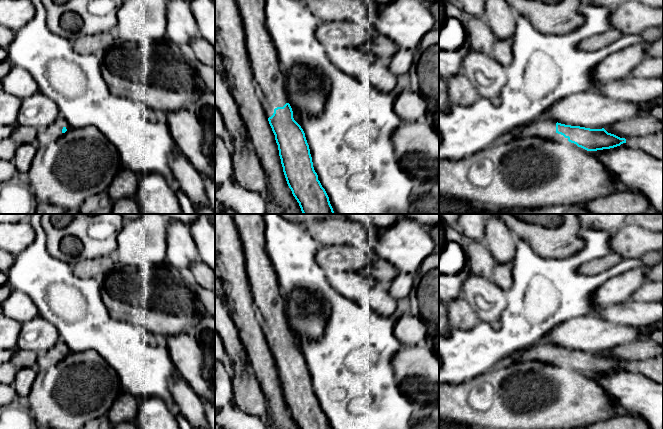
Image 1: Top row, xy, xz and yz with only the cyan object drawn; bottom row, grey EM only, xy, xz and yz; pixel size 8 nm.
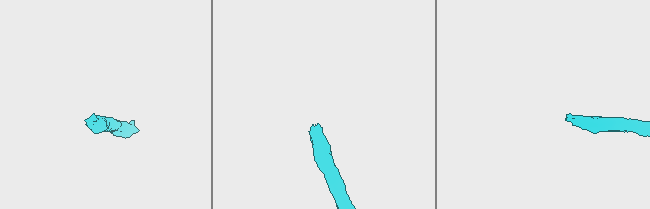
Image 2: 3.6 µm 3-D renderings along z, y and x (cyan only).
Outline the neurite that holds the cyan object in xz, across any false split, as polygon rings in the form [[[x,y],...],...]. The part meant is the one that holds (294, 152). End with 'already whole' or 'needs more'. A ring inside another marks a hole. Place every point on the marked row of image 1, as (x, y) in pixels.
[[[235,0],[244,25],[254,86],[275,135],[283,172],[303,214],[334,214],[314,170],[309,145],[294,120],[277,51],[265,27],[265,0]]]; needs more

